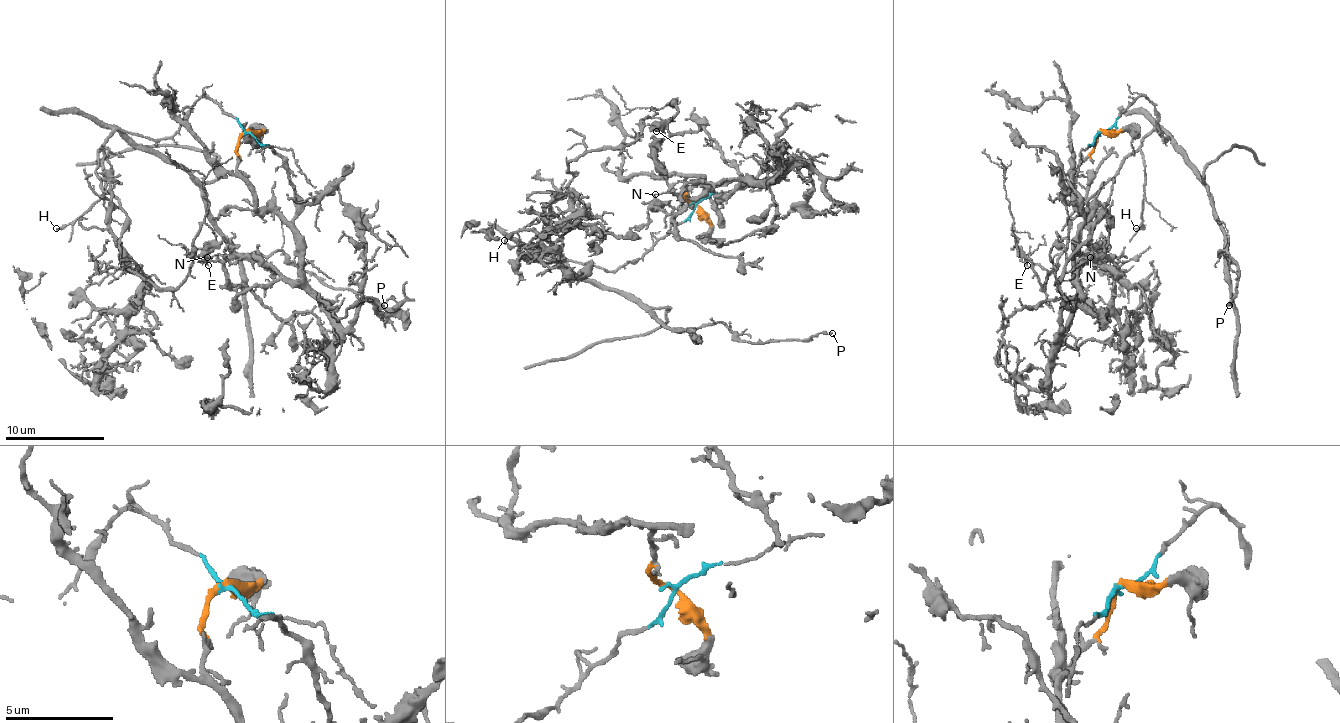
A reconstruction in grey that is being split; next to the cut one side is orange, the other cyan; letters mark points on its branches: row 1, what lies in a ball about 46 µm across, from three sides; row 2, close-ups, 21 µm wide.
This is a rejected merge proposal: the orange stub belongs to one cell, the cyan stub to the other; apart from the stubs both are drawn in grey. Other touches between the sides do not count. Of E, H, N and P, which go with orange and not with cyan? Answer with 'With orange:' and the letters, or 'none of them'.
With orange: N

